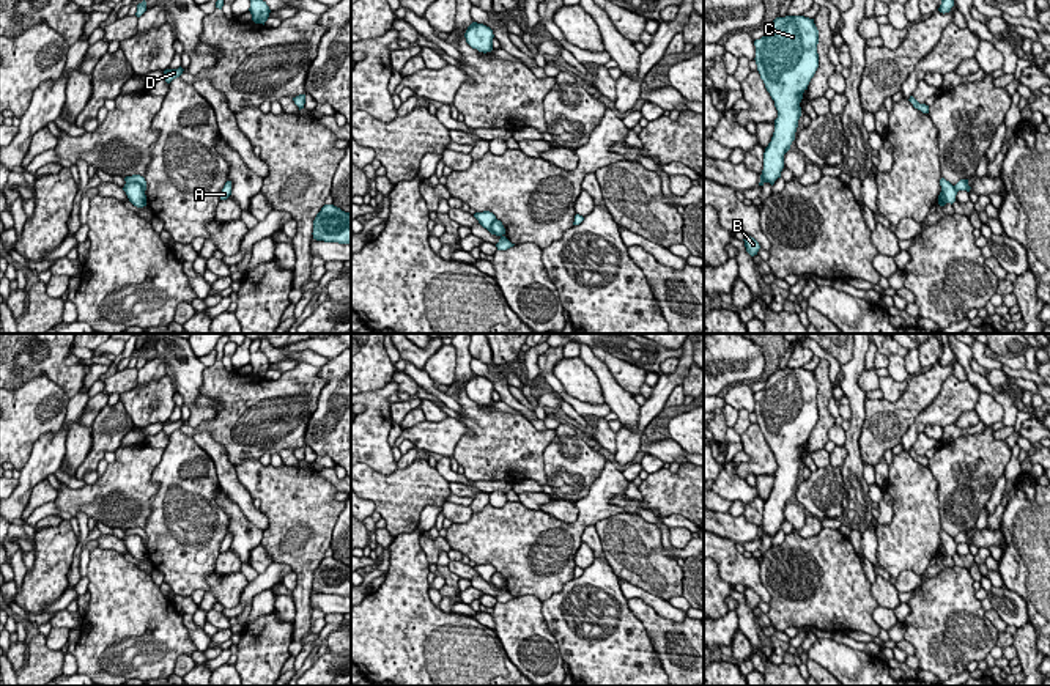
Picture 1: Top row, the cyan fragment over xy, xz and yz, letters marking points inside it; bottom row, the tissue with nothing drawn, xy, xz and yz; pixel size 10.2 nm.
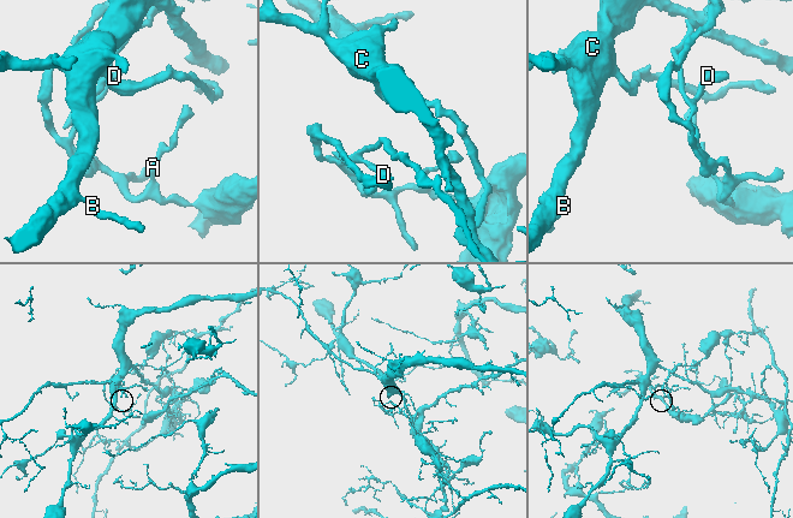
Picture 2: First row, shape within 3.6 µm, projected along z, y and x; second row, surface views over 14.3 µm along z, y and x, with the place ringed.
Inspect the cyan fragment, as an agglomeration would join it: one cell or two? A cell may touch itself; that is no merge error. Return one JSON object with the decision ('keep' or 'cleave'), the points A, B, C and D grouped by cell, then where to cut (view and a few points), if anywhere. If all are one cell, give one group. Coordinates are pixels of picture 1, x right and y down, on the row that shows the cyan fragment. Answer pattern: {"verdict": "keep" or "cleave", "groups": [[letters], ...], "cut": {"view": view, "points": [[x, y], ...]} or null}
{"verdict": "cleave", "groups": [["A", "B", "C"], ["D"]], "cut": {"view": "xy", "points": [[126, 181], [136, 181], [144, 192]]}}

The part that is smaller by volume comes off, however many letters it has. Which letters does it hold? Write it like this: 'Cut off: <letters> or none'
Cut off: D

